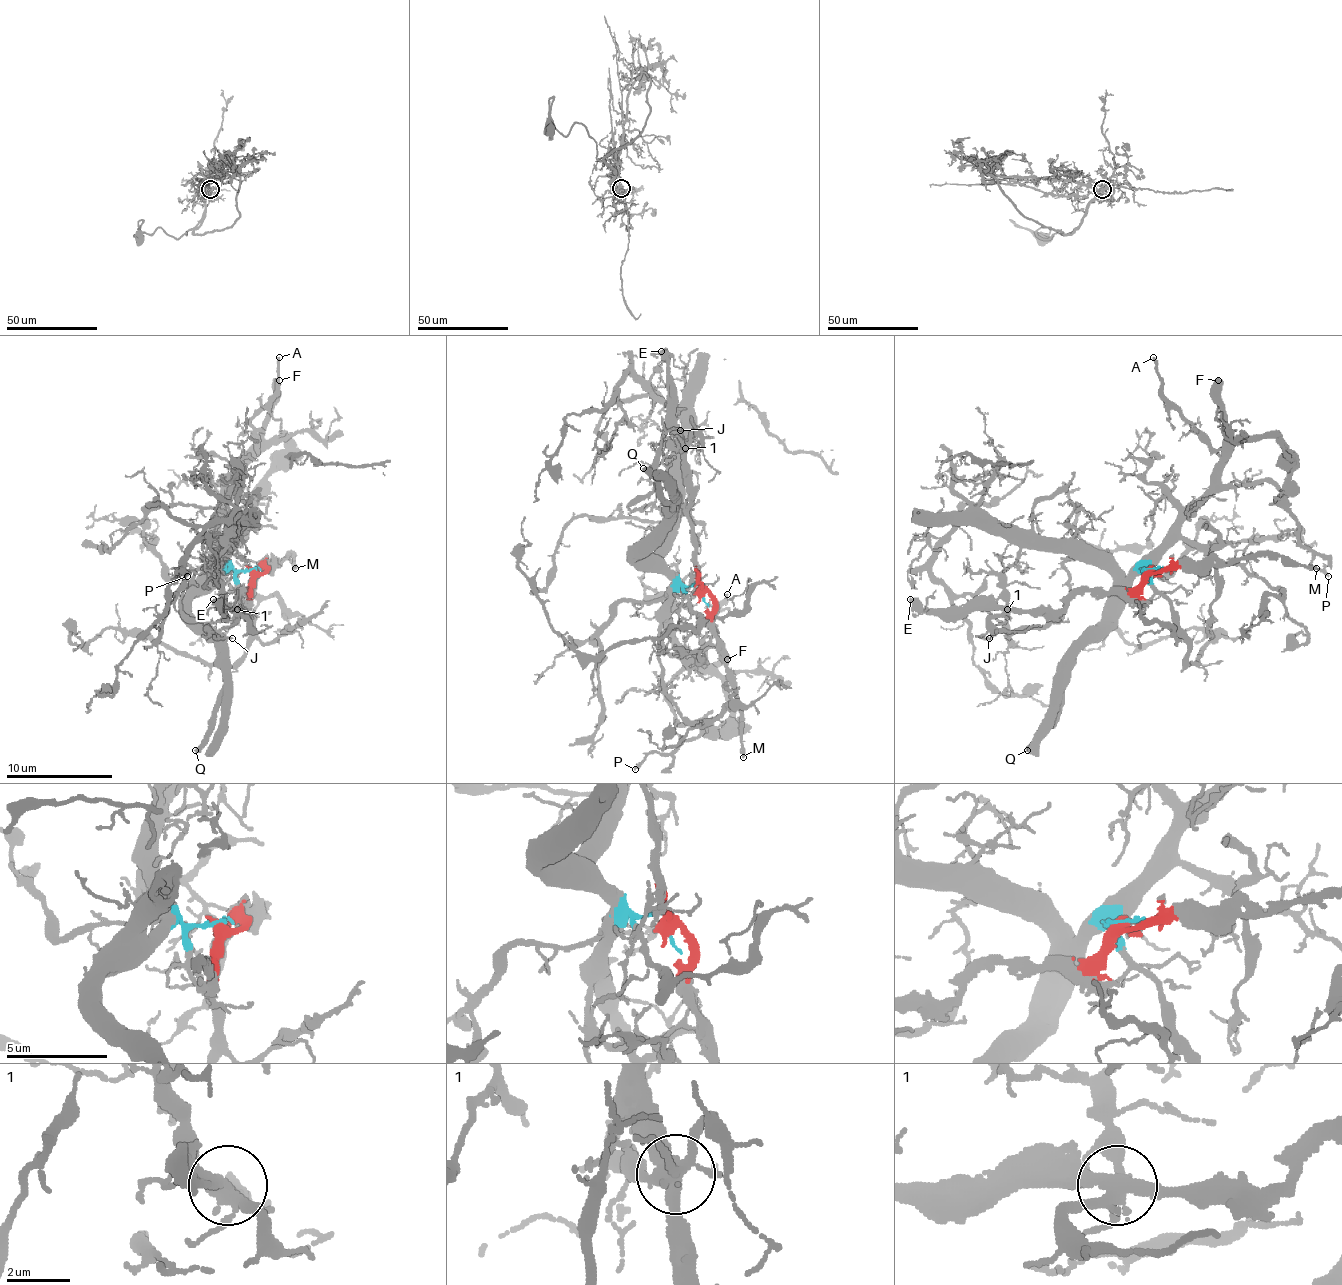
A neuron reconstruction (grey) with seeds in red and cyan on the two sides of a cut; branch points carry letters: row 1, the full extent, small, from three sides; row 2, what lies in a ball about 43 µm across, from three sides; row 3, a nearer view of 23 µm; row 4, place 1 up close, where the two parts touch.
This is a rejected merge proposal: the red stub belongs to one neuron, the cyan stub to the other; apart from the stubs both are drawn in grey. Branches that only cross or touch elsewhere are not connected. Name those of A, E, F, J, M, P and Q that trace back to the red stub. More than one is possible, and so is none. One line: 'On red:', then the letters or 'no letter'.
On red: E, M

